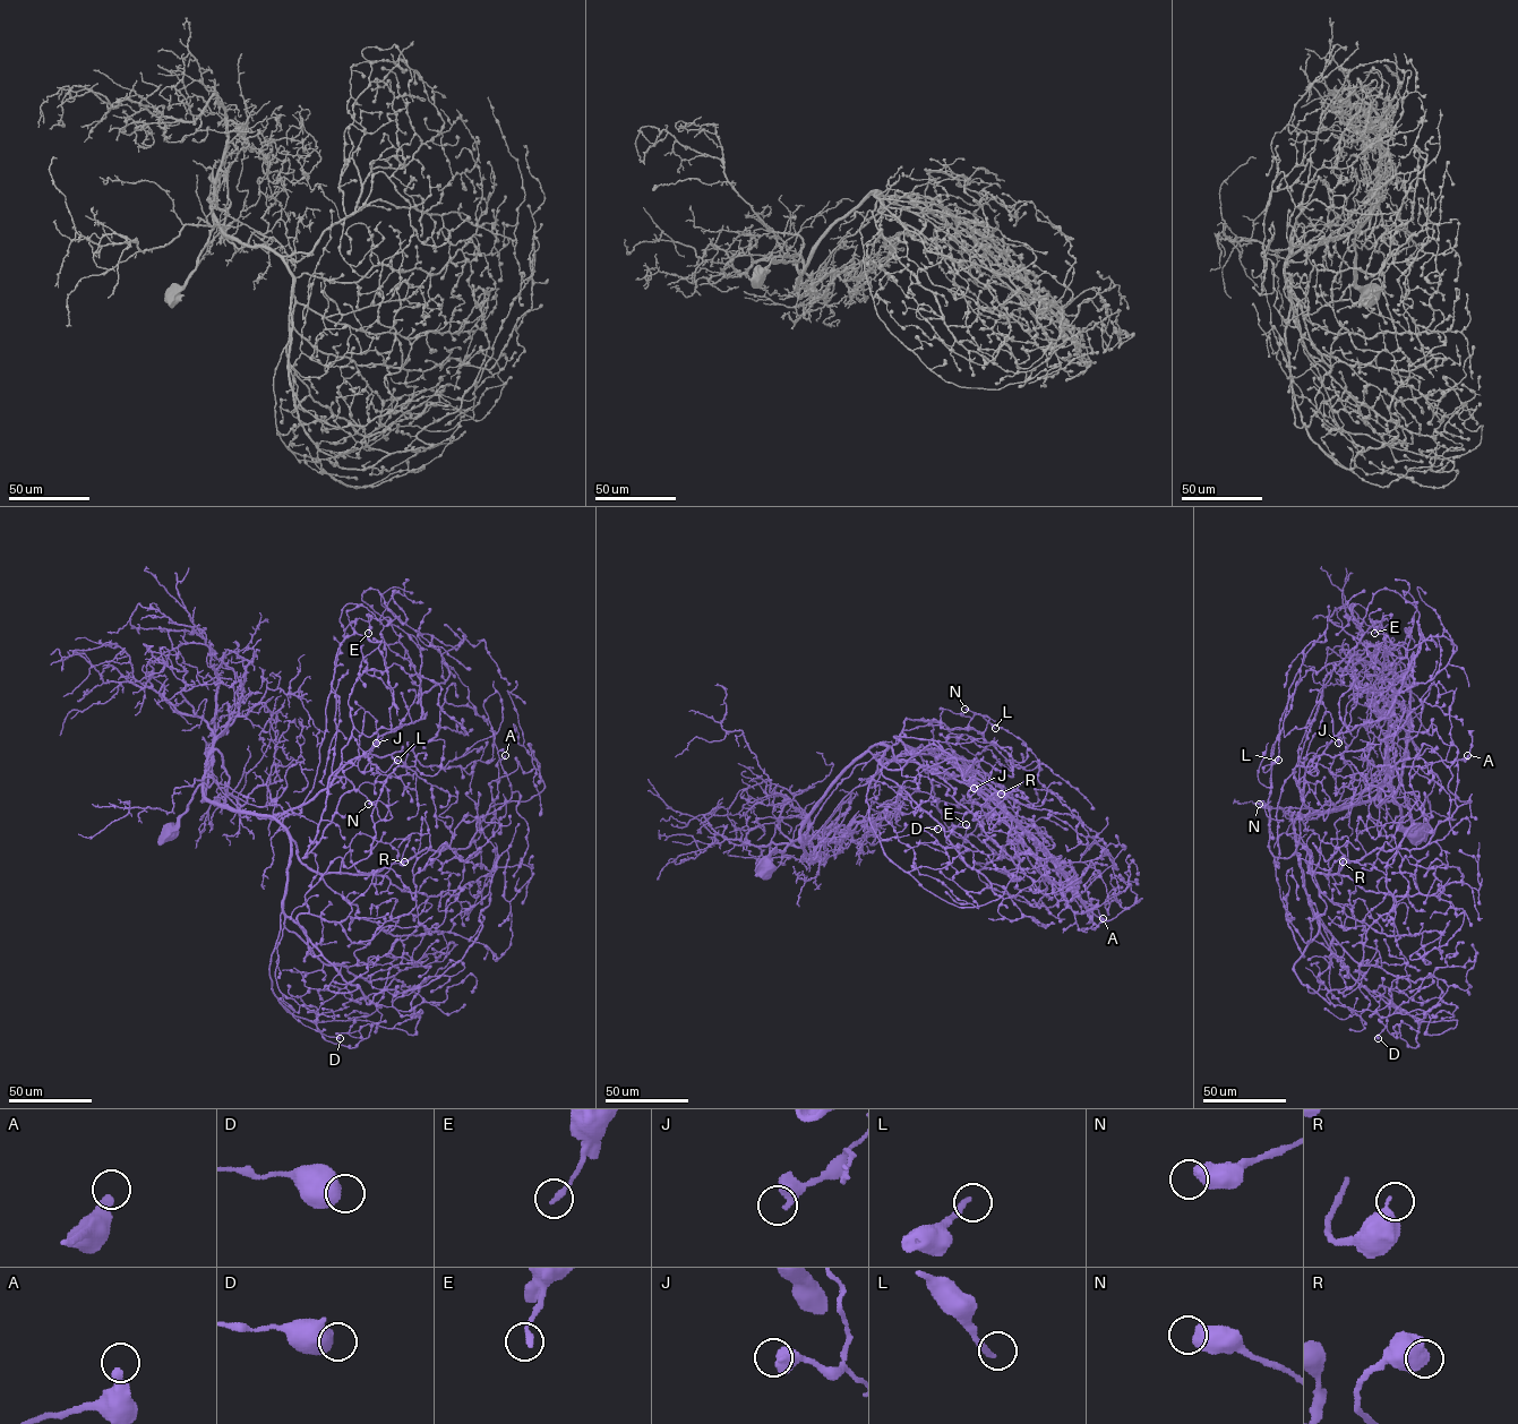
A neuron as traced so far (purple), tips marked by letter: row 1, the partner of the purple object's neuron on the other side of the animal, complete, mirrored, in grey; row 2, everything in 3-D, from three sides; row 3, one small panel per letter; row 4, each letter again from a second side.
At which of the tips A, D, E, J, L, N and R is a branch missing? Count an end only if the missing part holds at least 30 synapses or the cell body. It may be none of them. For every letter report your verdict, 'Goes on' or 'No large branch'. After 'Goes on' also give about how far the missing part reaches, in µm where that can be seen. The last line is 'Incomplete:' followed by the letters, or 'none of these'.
A: No large branch
D: No large branch
E: No large branch
J: No large branch
L: No large branch
N: No large branch
R: No large branch
Incomplete: none of these

